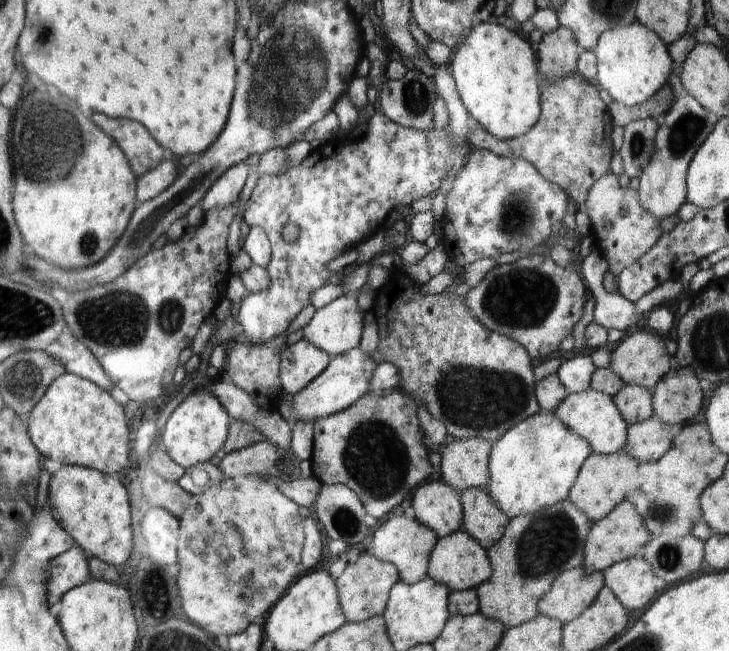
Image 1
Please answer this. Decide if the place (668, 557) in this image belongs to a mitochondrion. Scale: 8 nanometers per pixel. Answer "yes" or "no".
yes

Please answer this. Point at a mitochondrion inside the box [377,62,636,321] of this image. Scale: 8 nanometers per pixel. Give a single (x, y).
(519, 214)

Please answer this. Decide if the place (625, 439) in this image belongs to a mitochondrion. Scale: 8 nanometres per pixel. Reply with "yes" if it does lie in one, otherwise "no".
no

